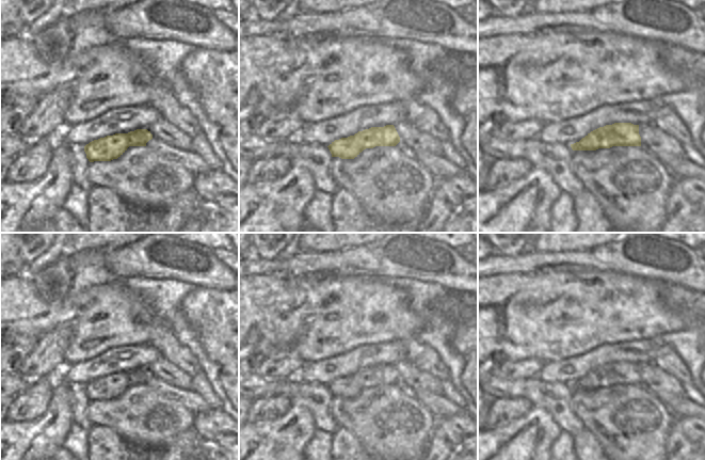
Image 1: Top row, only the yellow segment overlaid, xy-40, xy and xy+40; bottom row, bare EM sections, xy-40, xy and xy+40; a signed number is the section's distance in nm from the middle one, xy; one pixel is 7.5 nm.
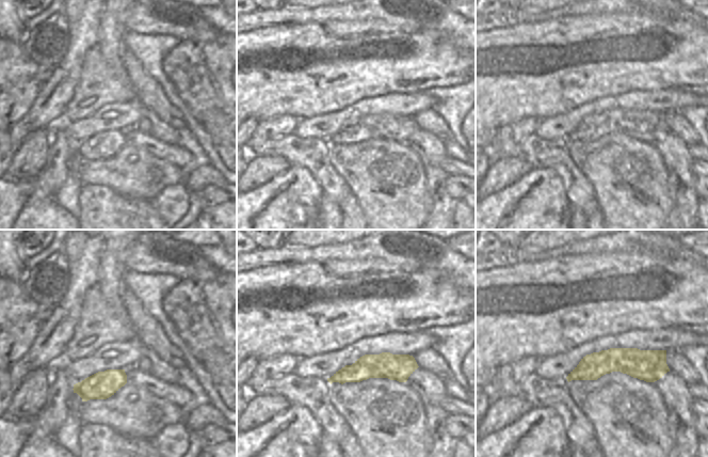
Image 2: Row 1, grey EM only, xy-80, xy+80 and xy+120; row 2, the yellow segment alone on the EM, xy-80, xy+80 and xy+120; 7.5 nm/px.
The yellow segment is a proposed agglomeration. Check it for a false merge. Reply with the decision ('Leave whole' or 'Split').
Split.

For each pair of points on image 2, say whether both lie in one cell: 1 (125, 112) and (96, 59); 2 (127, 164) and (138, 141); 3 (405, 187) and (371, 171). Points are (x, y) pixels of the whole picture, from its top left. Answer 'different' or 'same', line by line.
1: different
2: different
3: same

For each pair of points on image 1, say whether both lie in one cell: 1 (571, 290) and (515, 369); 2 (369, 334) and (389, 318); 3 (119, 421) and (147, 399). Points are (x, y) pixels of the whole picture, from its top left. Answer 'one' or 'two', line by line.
1: two
2: one
3: one

